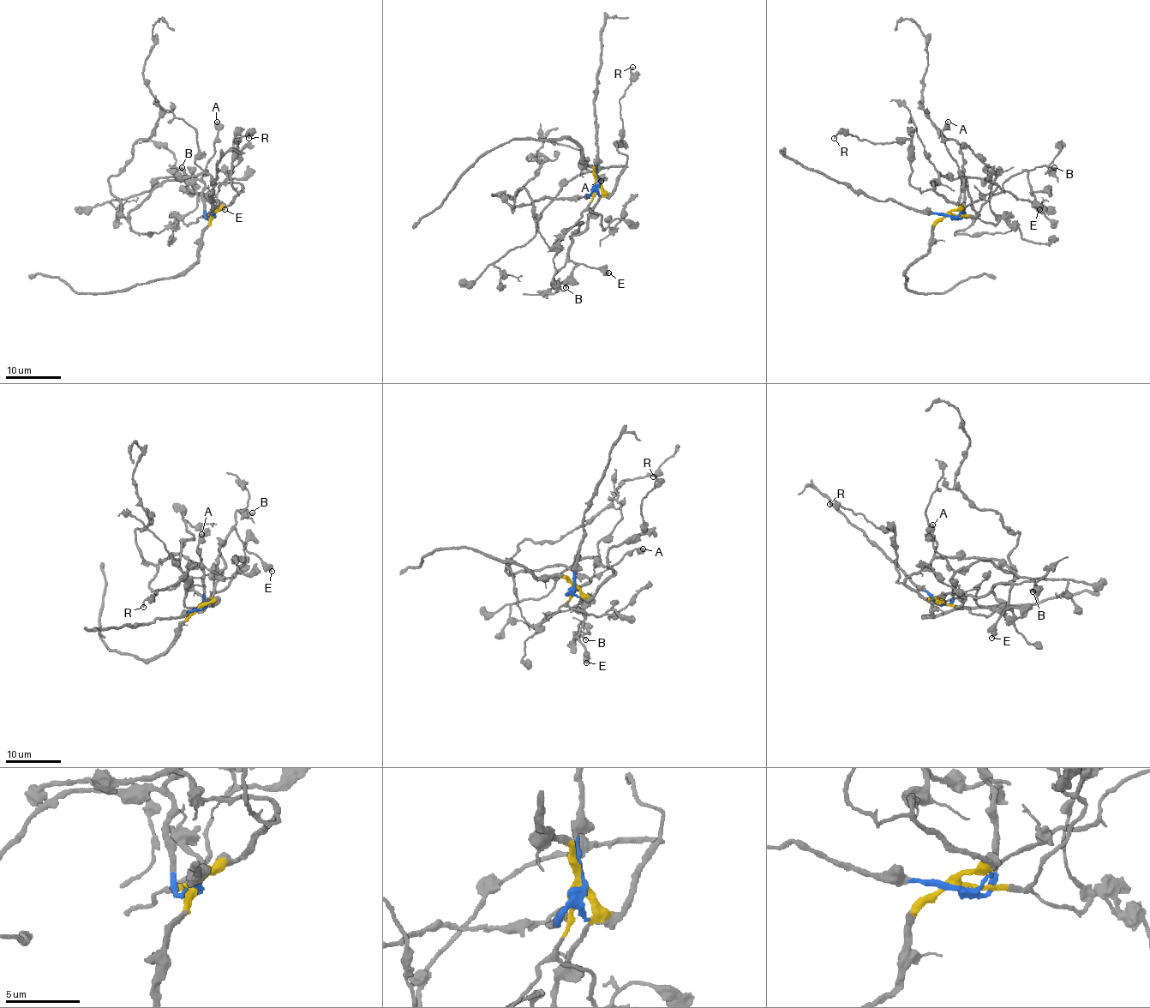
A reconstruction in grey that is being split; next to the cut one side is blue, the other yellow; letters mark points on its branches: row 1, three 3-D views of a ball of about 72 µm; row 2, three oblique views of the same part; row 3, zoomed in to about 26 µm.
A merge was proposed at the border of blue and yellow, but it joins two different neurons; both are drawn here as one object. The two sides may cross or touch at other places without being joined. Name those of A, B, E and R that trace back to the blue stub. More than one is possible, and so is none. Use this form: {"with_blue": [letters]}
{"with_blue": ["A"]}

